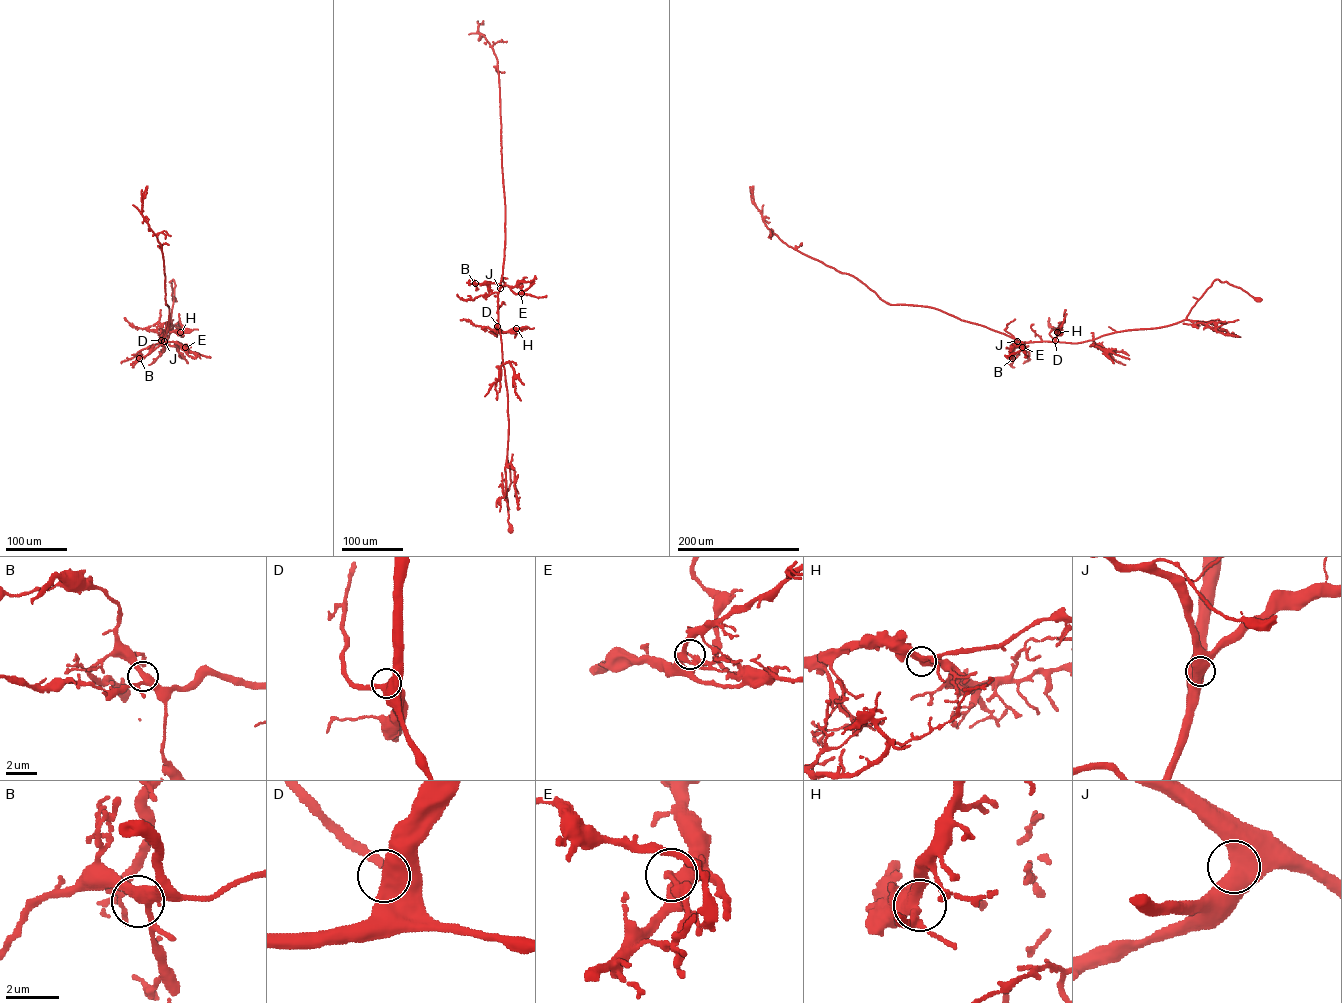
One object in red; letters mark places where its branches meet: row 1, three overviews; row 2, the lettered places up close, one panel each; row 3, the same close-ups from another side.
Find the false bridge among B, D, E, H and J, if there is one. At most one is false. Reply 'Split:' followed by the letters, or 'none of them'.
Split: E

